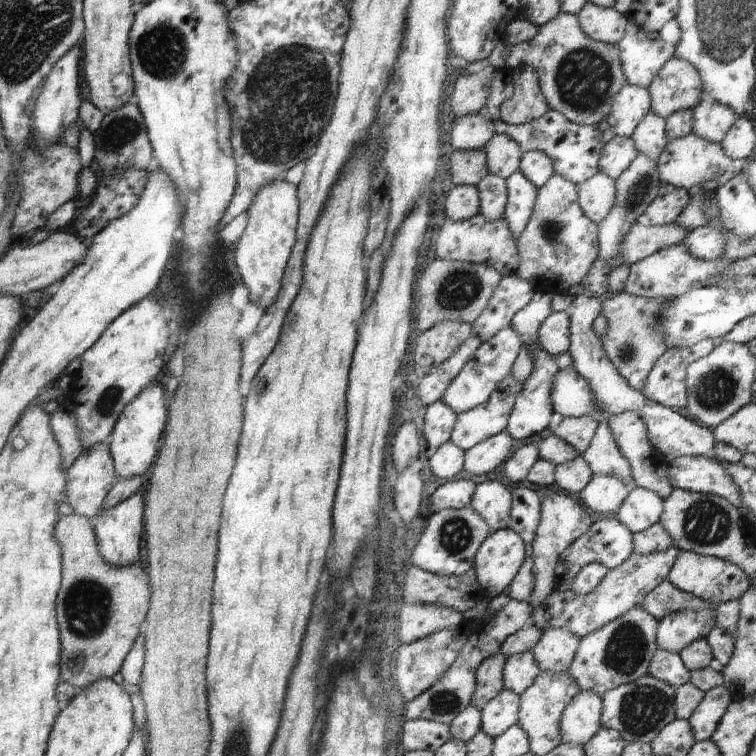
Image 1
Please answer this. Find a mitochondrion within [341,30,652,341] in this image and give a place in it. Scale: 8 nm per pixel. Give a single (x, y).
(584, 79)

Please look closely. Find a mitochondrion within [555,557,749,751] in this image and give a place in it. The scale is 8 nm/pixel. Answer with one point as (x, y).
(641, 710)

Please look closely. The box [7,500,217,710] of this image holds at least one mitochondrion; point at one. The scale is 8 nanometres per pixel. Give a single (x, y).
(87, 600)

